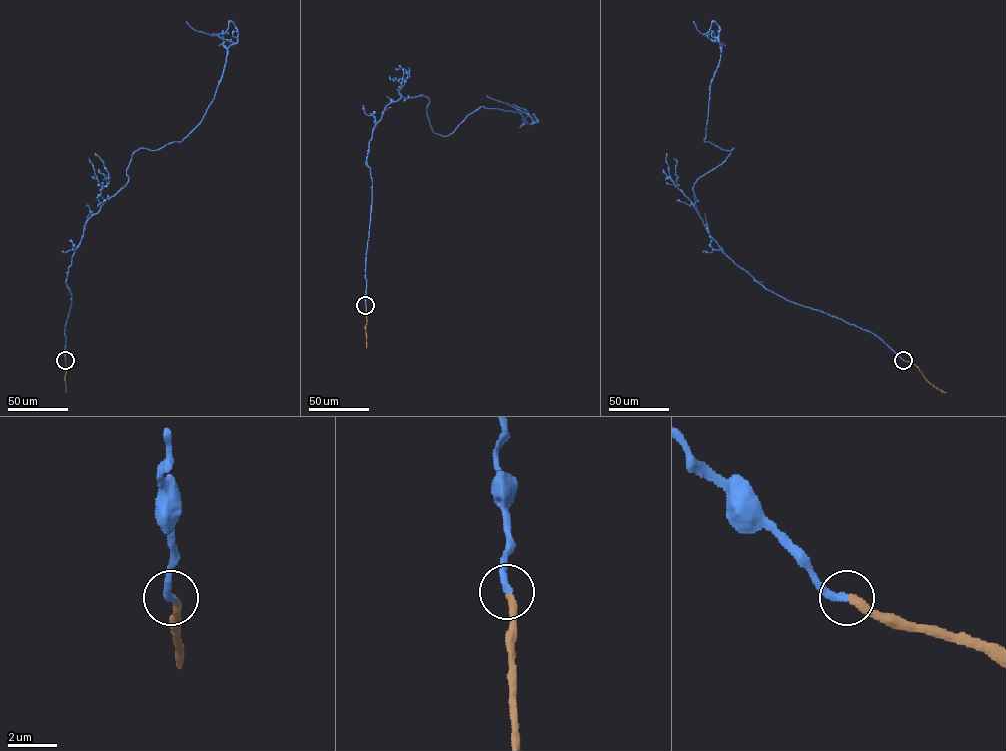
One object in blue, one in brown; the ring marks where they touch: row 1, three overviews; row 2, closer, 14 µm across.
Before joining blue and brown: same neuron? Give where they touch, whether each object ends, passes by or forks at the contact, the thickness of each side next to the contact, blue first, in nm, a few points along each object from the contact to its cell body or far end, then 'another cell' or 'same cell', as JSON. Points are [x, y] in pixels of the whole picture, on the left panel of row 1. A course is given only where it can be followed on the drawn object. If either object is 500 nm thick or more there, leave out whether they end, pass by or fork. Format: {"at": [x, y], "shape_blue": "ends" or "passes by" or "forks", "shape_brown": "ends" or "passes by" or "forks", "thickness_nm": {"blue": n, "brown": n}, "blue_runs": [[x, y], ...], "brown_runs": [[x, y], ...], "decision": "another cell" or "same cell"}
{"at": [65, 360], "shape_blue": "ends", "shape_brown": "ends", "thickness_nm": {"blue": 320, "brown": 340}, "blue_runs": [[65, 360], [66, 279], [86, 221], [128, 181], [135, 152], [198, 124], [220, 79], [233, 43], [186, 21]], "brown_runs": [[65, 360], [66, 392]], "decision": "same cell"}

